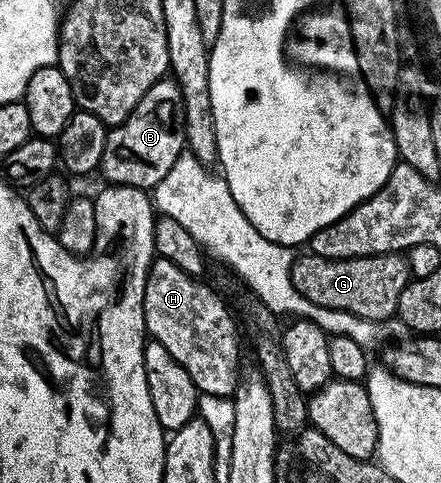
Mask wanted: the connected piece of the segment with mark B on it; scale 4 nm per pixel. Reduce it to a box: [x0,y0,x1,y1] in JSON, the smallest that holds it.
[99,76,186,192]

